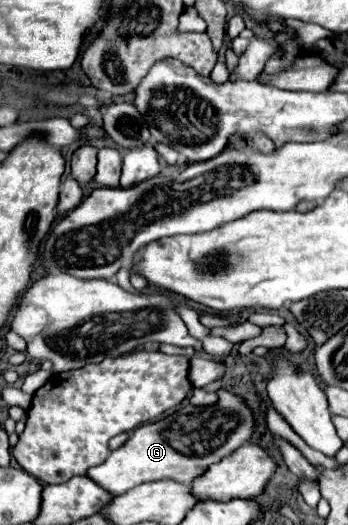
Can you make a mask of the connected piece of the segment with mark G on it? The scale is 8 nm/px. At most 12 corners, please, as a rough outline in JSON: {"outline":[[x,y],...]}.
{"outline":[[244,399],[140,425],[88,477],[112,495],[190,485],[250,441]]}

